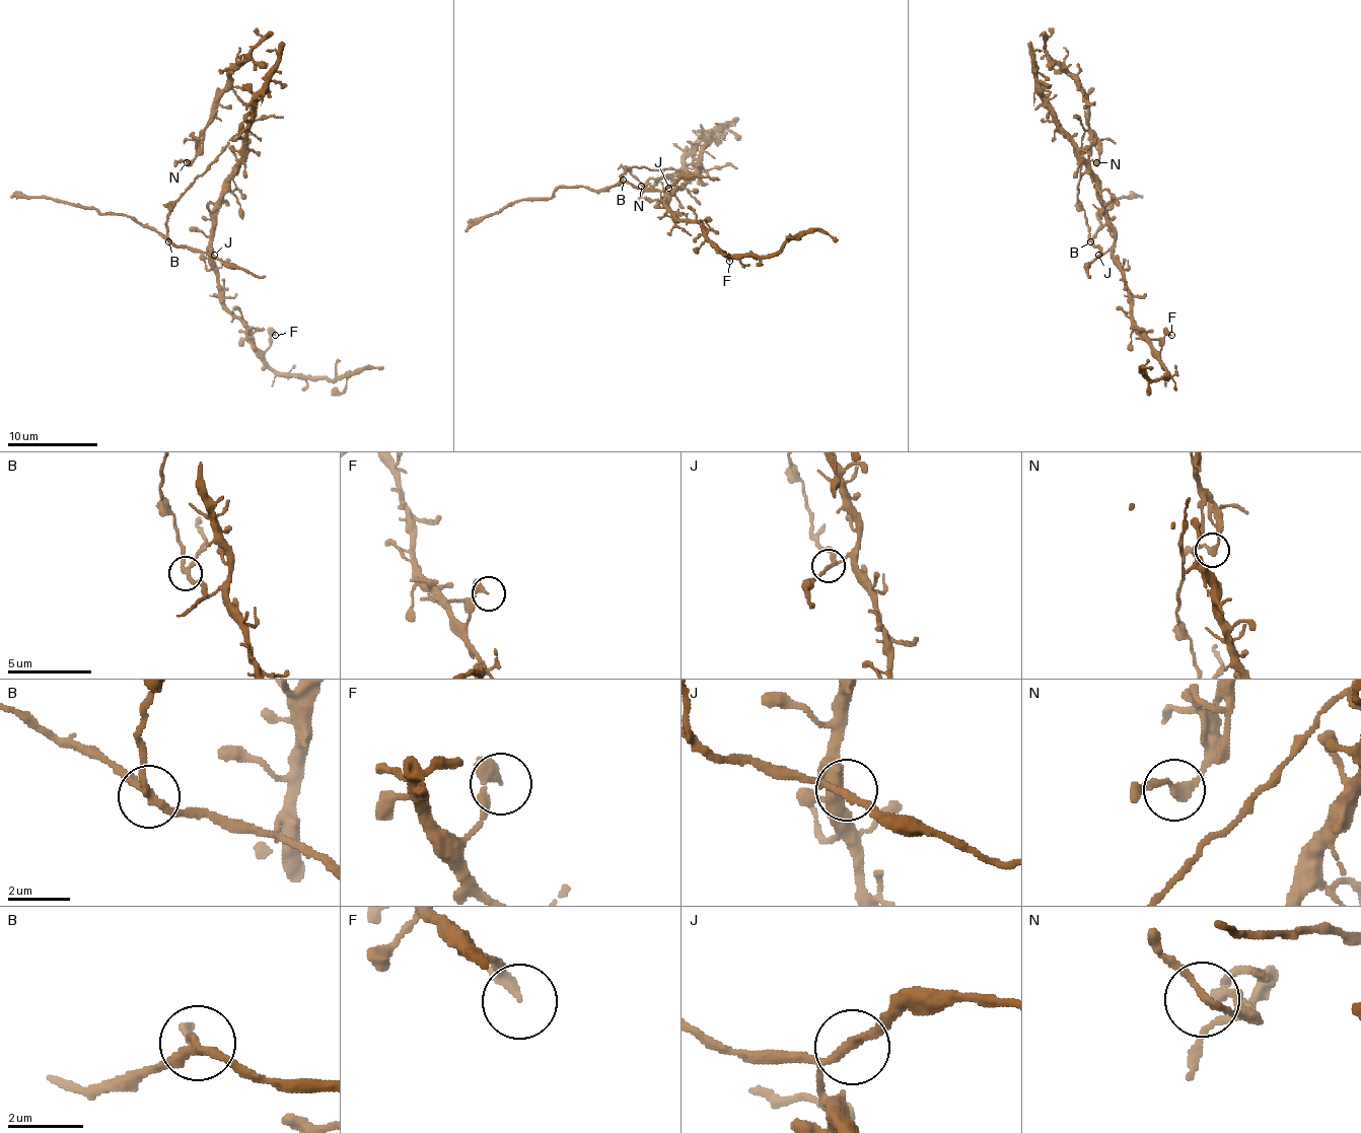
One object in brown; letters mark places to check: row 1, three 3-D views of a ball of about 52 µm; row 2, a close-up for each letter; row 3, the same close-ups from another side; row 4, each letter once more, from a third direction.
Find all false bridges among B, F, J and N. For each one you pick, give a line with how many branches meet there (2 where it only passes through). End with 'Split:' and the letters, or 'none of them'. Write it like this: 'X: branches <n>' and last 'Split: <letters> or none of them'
B: branches 3
Split: B

